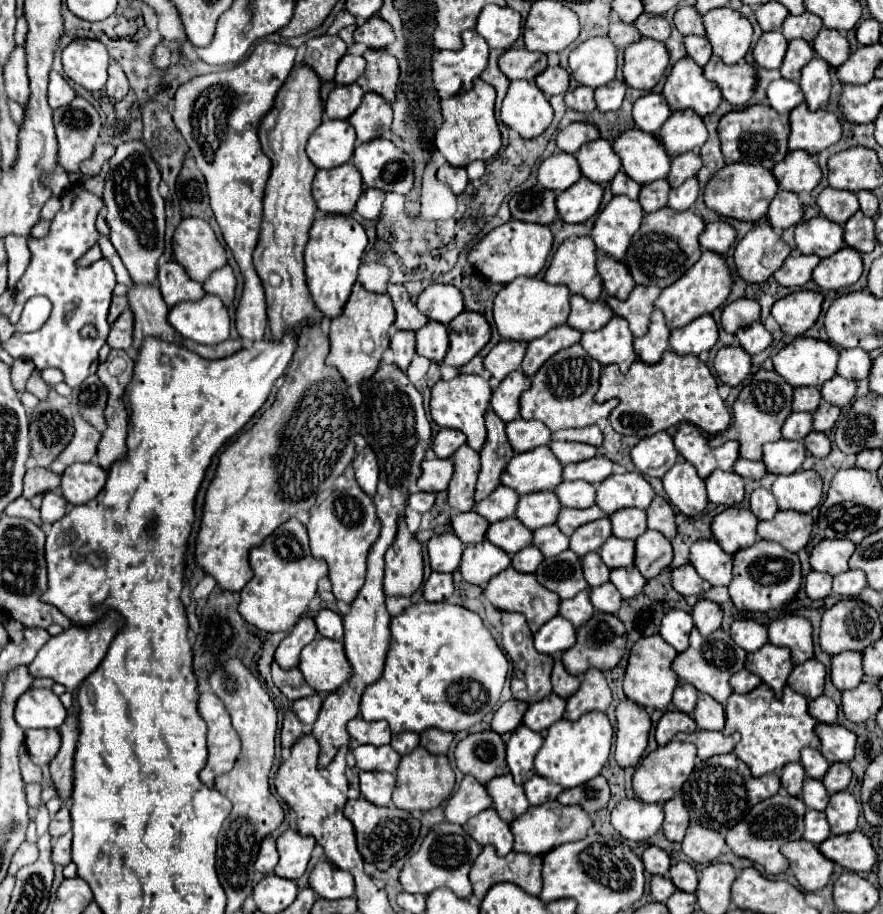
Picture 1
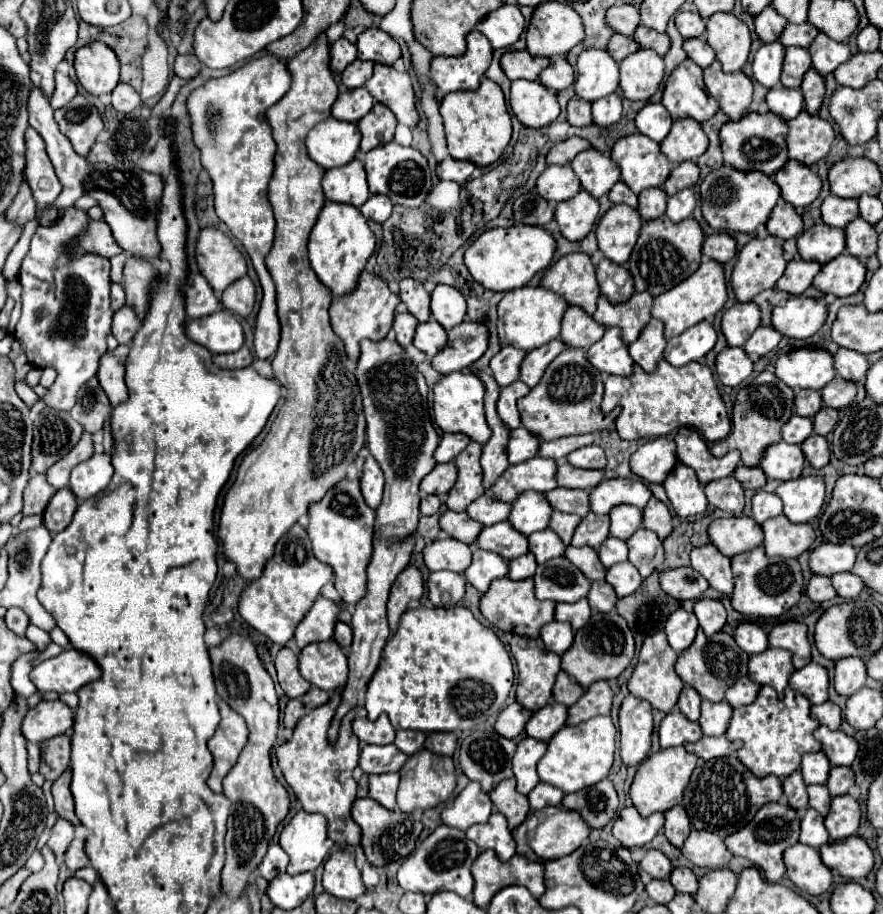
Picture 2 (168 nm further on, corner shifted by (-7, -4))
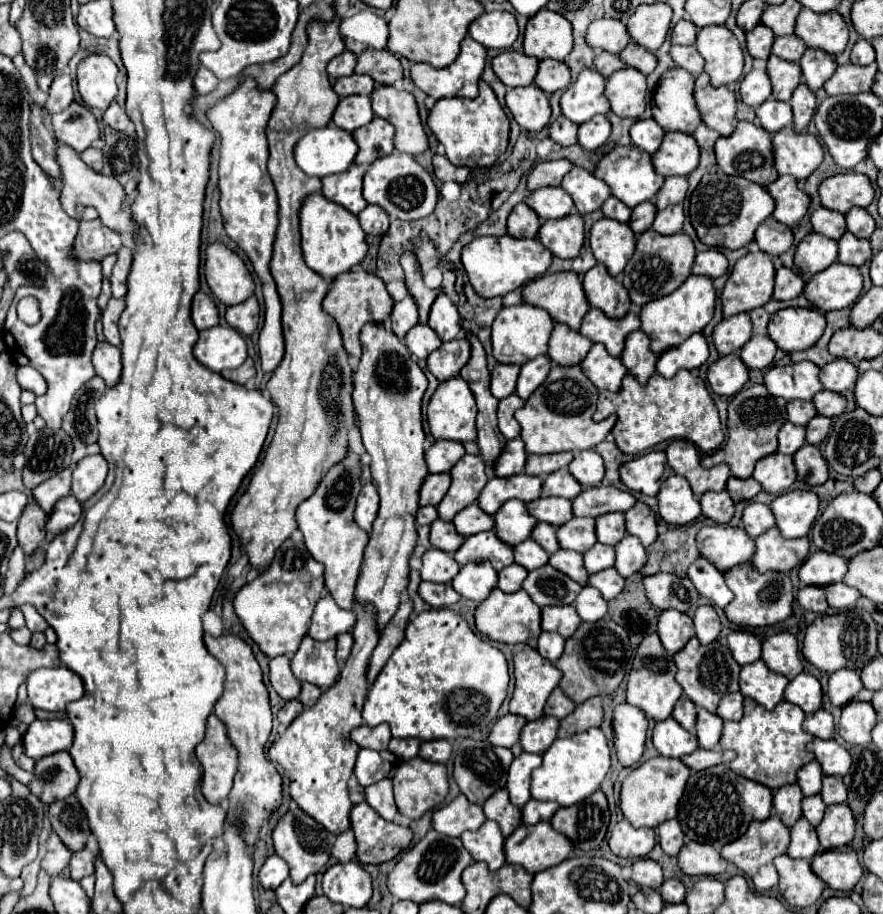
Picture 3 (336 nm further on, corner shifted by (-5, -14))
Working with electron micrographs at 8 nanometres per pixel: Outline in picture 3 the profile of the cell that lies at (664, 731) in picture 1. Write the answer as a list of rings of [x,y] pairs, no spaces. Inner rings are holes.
[[[673,718],[657,722],[653,728],[653,744],[657,752],[667,758],[681,758],[699,746],[697,738],[681,728]]]

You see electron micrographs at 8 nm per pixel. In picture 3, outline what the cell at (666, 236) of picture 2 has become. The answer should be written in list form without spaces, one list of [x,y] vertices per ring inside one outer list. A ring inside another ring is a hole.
[[[647,230],[637,236],[637,246],[633,258],[627,262],[625,272],[623,272],[623,286],[627,288],[631,302],[637,306],[643,306],[651,300],[663,298],[677,290],[689,276],[691,276],[691,266],[695,260],[695,246],[693,240],[679,232],[671,236],[663,236],[655,230]]]

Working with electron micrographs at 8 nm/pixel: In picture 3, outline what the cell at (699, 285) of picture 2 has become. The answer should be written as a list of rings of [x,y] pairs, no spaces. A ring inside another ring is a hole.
[[[689,276],[673,294],[669,294],[669,298],[657,298],[657,302],[647,302],[645,306],[641,306],[639,330],[651,338],[651,350],[655,354],[661,354],[673,346],[679,346],[691,334],[701,332],[705,324],[713,318],[713,310],[715,310],[713,280],[705,276]]]

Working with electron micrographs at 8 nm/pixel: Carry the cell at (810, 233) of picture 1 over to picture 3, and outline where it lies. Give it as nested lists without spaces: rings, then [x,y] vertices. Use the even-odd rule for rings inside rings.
[[[807,234],[795,250],[795,270],[813,276],[837,260],[837,242],[821,234]]]

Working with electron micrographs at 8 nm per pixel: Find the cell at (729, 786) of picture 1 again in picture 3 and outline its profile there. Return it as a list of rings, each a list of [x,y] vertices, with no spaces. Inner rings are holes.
[[[713,766],[701,772],[693,772],[679,802],[677,820],[681,822],[687,838],[697,842],[709,842],[721,850],[725,844],[745,834],[751,820],[765,820],[771,816],[771,790],[759,782],[747,780],[735,774],[729,766]]]

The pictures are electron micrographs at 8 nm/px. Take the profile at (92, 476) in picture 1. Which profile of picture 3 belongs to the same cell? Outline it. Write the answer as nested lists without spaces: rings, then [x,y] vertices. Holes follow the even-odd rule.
[[[101,454],[85,456],[77,462],[73,470],[73,488],[71,492],[79,502],[89,500],[105,482],[107,476],[107,462]]]

